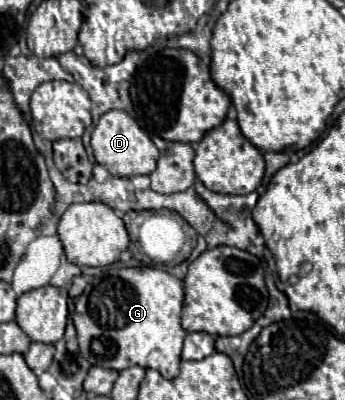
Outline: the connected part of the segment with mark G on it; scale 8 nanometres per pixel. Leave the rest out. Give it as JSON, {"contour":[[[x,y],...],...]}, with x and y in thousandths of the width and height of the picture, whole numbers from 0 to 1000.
{"contour":[[[417,665],[417,670],[296,670],[290,690],[261,695],[261,710],[220,750],[214,770],[214,815],[226,830],[232,885],[267,910],[325,925],[359,925],[377,915],[446,920],[475,945],[499,950],[516,940],[522,880],[539,825],[522,815],[522,775],[533,755],[533,705],[510,690]]]}

